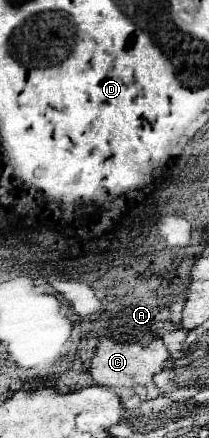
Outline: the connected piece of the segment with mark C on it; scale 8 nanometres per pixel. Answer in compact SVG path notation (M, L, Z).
M99 336L95 356L91 358L89 372L95 384L101 386L133 386L133 384L151 384L153 376L163 368L163 362L169 358L169 350L165 348L161 338L153 338L147 346L137 342L117 342L105 336Z

